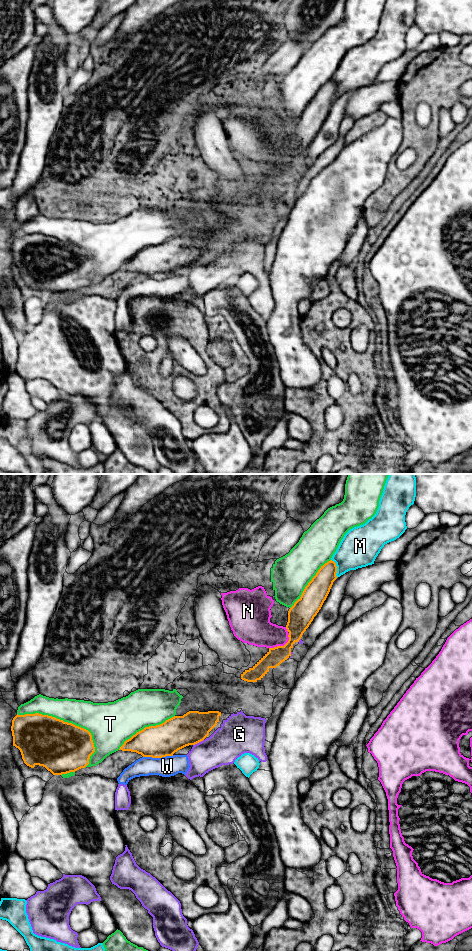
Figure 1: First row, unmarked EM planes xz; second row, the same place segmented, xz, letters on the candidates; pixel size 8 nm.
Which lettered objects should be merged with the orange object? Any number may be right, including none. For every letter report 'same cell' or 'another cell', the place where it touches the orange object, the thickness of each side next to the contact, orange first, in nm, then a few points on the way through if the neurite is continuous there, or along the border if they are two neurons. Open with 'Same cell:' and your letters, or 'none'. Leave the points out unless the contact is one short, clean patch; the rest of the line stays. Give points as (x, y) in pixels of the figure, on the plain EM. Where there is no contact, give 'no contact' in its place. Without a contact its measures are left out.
Same cell: none
G: another cell | xz (198, 262) | 260/280 nm
M: another cell | xz (336, 88) | 190/300 nm
N: another cell | xz (282, 166) | 180/260 nm
T: another cell | xz (69, 243) | 420/260 nm
W: another cell | xz (158, 277) | 260/160 nm | along xz (173, 275), (143, 277)

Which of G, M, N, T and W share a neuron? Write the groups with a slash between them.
G W / M / N / T

